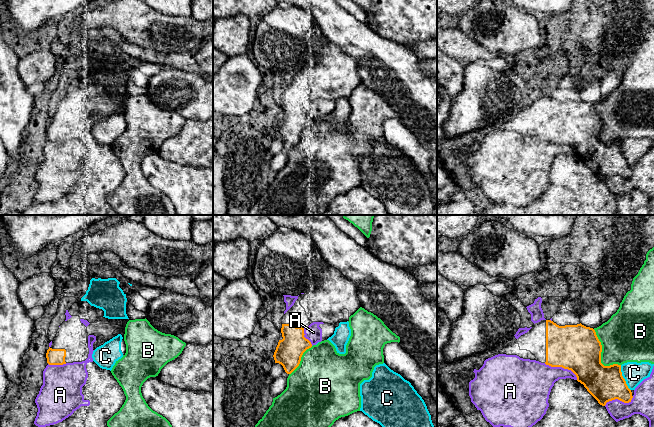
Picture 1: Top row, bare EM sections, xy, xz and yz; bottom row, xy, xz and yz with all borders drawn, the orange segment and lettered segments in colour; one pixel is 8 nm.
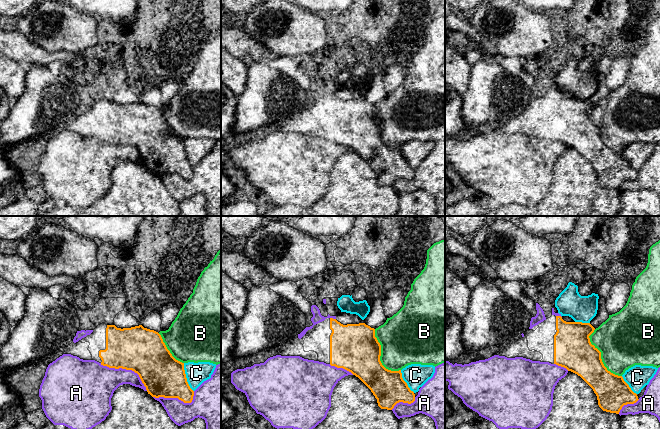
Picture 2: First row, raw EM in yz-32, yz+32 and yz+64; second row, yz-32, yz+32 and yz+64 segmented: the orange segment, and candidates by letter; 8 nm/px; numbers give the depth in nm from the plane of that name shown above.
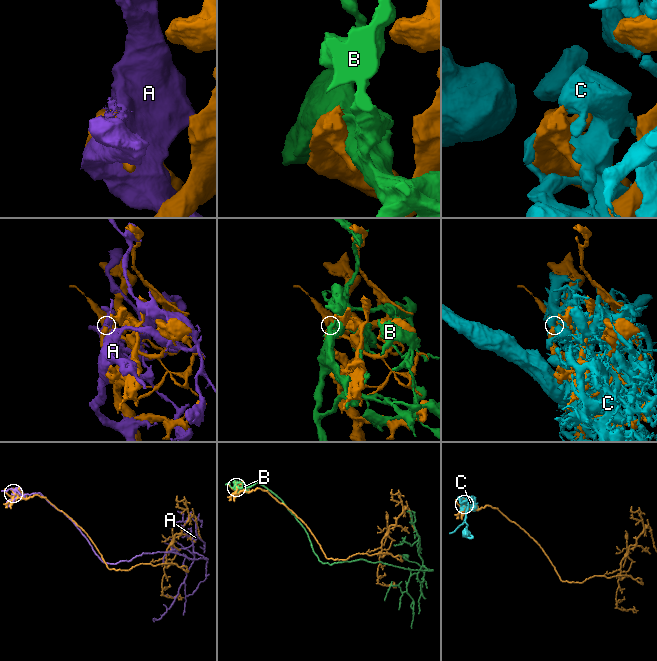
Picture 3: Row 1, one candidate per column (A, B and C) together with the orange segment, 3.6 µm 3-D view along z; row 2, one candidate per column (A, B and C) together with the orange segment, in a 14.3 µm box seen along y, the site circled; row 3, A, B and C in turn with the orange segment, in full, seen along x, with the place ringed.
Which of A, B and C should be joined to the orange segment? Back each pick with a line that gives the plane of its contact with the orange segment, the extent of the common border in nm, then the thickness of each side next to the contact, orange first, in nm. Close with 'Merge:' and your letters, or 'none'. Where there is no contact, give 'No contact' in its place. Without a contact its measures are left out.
Merge: none

